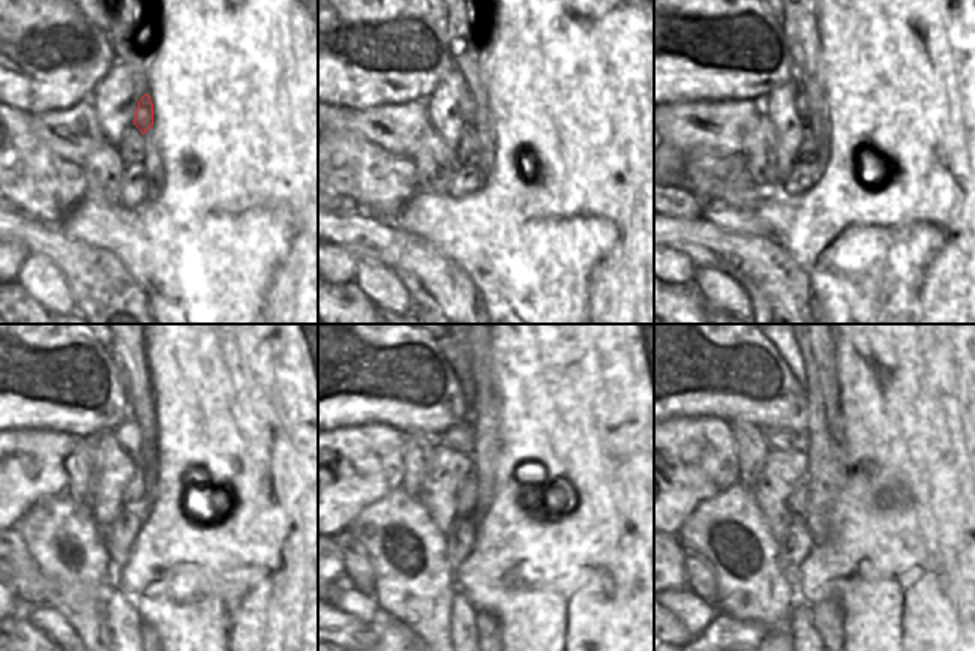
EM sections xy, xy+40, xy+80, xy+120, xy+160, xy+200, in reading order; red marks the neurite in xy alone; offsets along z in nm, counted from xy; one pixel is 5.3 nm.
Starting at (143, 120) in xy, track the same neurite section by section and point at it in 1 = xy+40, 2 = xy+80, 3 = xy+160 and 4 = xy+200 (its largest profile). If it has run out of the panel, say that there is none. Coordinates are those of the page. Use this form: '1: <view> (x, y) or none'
1: xy+40 (467, 101)
2: xy+80 (801, 104)
3: xy+160 (461, 438)
4: xy+200 (777, 438)

